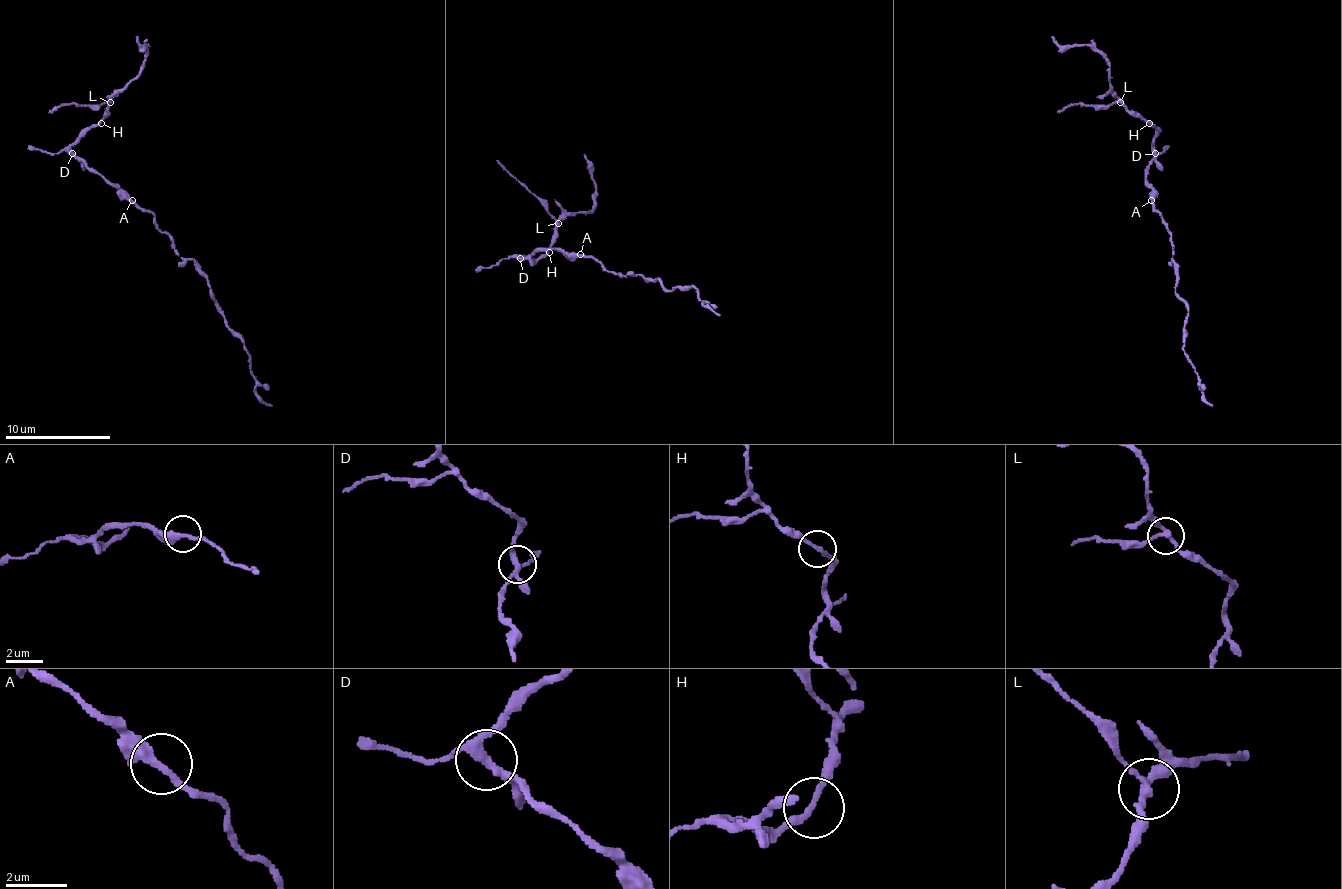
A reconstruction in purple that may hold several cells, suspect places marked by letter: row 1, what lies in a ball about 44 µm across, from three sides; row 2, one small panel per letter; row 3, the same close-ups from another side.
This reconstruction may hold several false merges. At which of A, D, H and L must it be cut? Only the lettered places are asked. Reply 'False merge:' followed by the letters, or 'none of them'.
False merge: L

